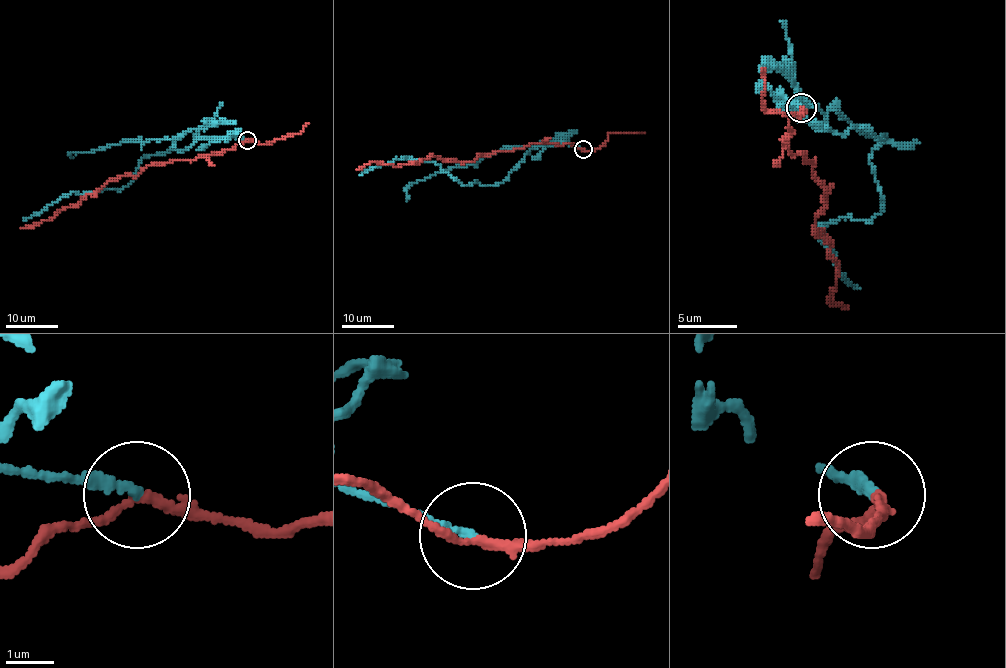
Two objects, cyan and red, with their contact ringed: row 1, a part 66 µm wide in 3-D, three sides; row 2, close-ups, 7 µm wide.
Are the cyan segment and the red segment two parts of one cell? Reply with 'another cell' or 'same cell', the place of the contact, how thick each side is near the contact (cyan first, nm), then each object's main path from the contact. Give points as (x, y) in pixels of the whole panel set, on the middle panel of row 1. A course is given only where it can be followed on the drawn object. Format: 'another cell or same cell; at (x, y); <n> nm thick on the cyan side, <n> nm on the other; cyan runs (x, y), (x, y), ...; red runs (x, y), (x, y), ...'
another cell; at (583, 149); 190 nm thick on the cyan side, 190 nm on the other; cyan runs (584, 149), (534, 147), (506, 178), (487, 186), (475, 179), (462, 184), (433, 162), (406, 157), (360, 175); red runs (584, 149), (534, 143), (480, 154), (472, 162), (432, 156), (396, 166), (369, 162), (357, 169)

